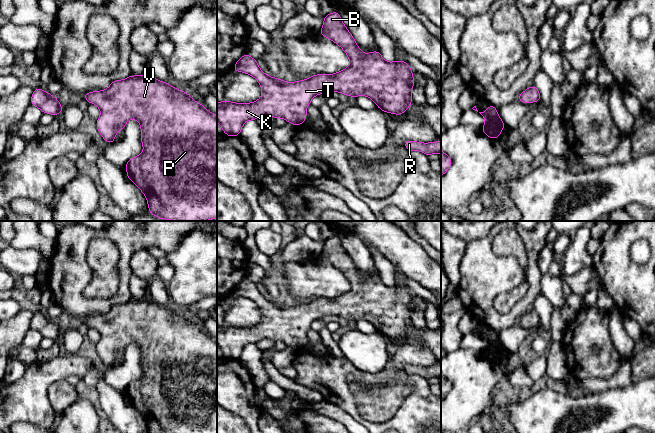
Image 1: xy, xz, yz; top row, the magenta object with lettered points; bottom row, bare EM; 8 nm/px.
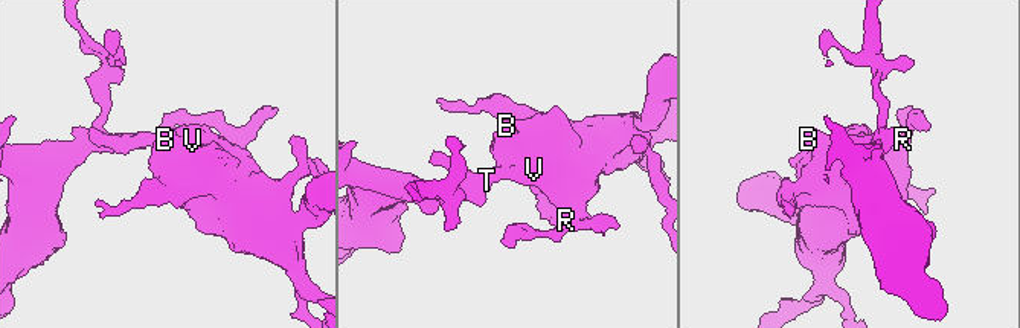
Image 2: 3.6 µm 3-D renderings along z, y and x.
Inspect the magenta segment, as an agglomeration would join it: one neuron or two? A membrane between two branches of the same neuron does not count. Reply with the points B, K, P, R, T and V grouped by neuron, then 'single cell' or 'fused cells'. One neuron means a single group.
B K P R T V; single cell

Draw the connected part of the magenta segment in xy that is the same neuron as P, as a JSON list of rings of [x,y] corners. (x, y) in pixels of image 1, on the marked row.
[[[150,74],[134,76],[131,75],[124,80],[113,81],[109,88],[103,91],[93,91],[84,93],[87,102],[93,103],[101,110],[101,115],[97,119],[97,129],[103,139],[113,144],[118,130],[124,131],[125,124],[130,119],[136,119],[141,126],[141,142],[144,147],[143,152],[126,163],[127,177],[144,193],[149,207],[149,213],[162,219],[174,221],[205,221],[209,219],[217,219],[217,115],[212,114],[205,109],[204,105],[193,100],[186,92],[178,90],[170,86],[167,82],[162,82]]]

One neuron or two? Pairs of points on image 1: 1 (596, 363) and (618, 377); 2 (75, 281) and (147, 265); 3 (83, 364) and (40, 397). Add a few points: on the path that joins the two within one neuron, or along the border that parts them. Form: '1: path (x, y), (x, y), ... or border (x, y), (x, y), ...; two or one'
1: border (622, 359), (621, 365), (610, 376), (590, 379); two
2: border (143, 249), (140, 249), (132, 256), (129, 273); two
3: path (70, 365), (59, 368), (43, 384); one

